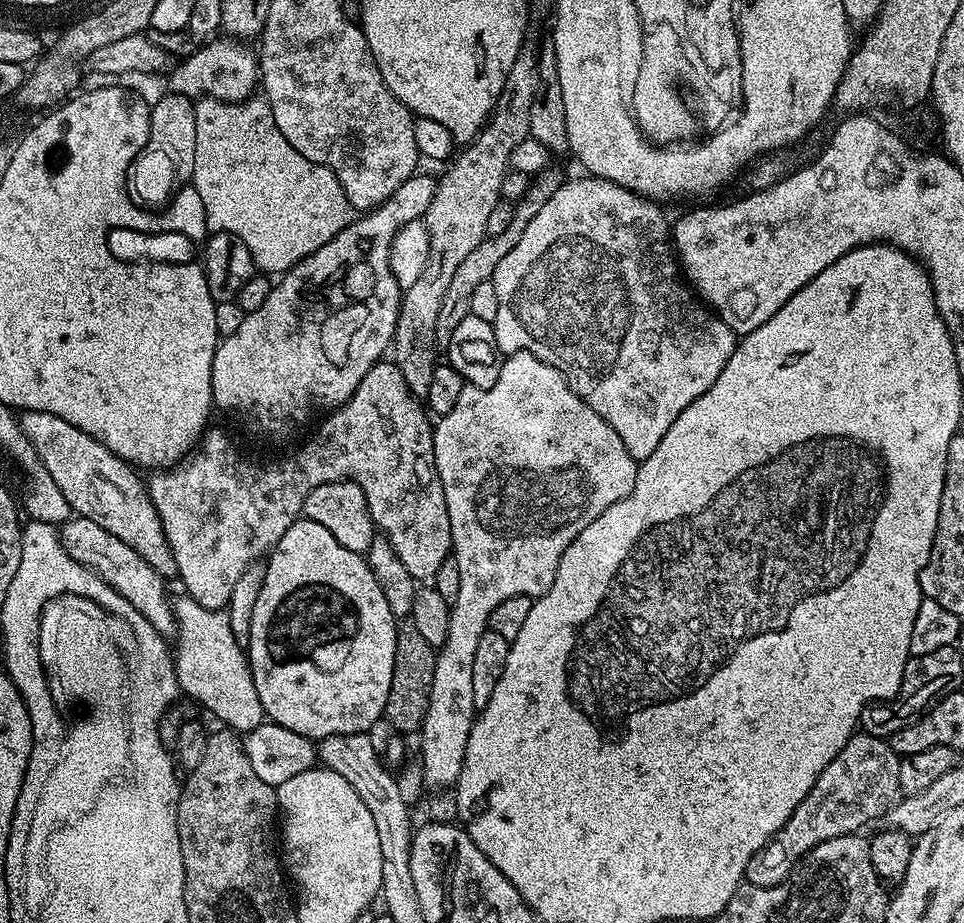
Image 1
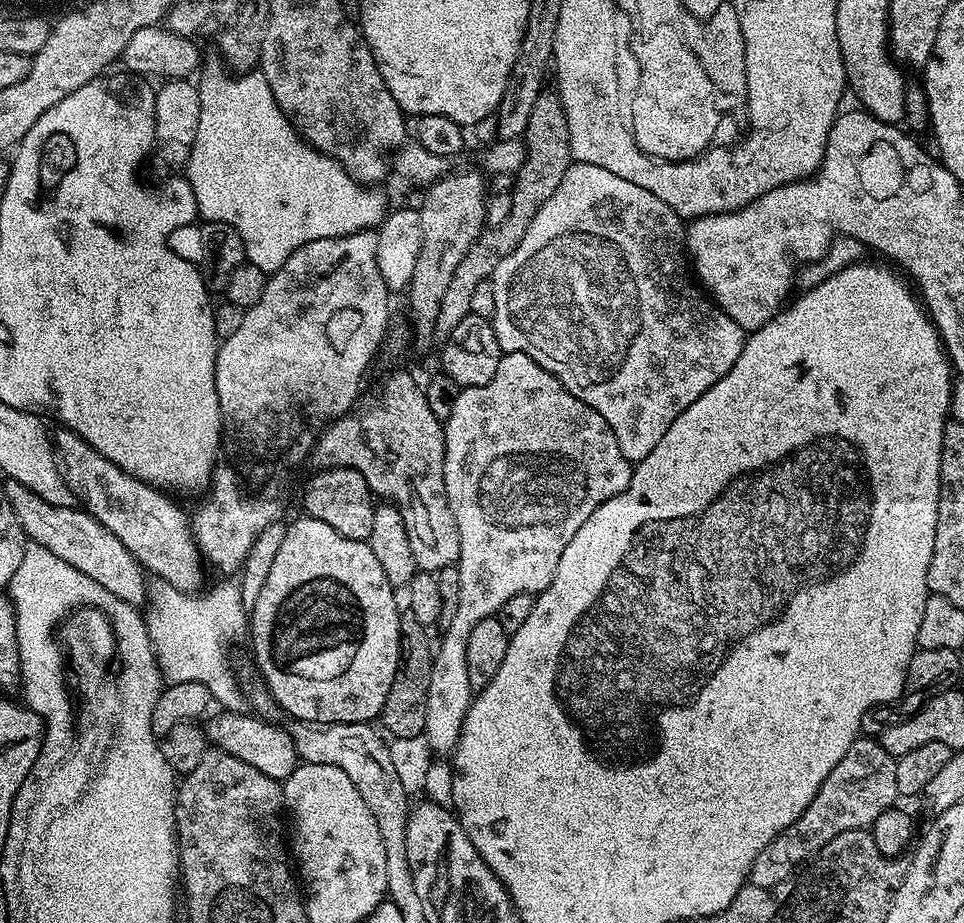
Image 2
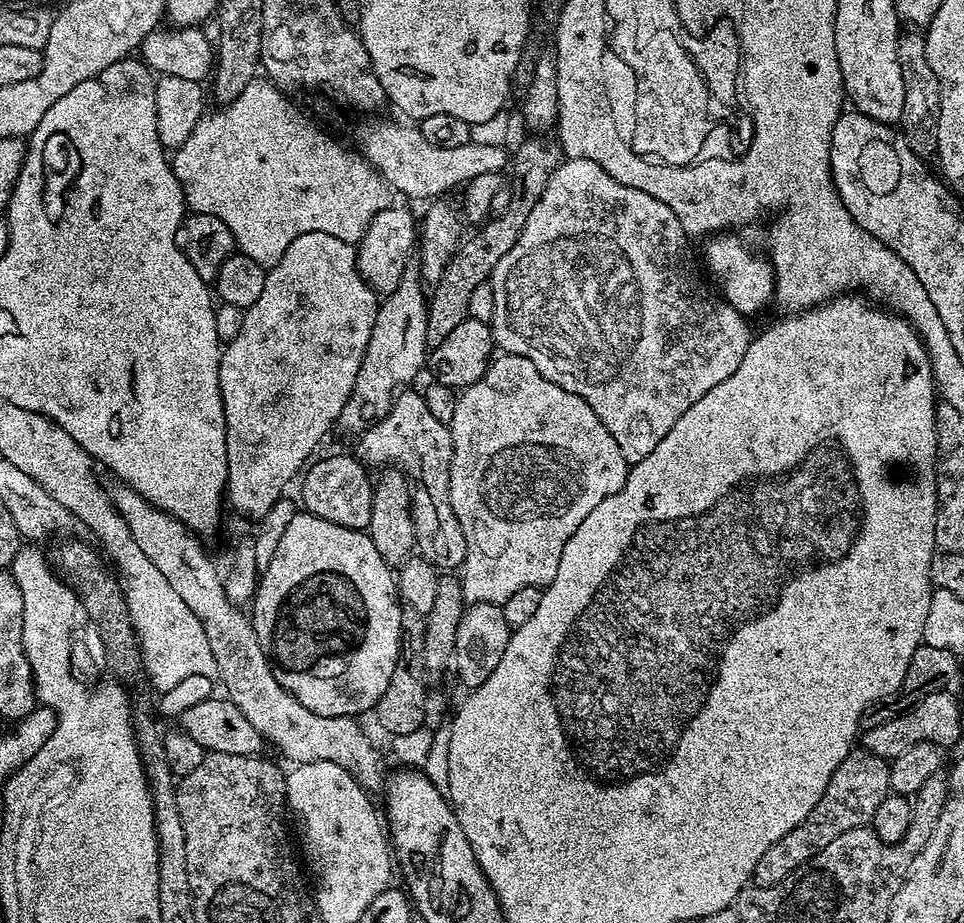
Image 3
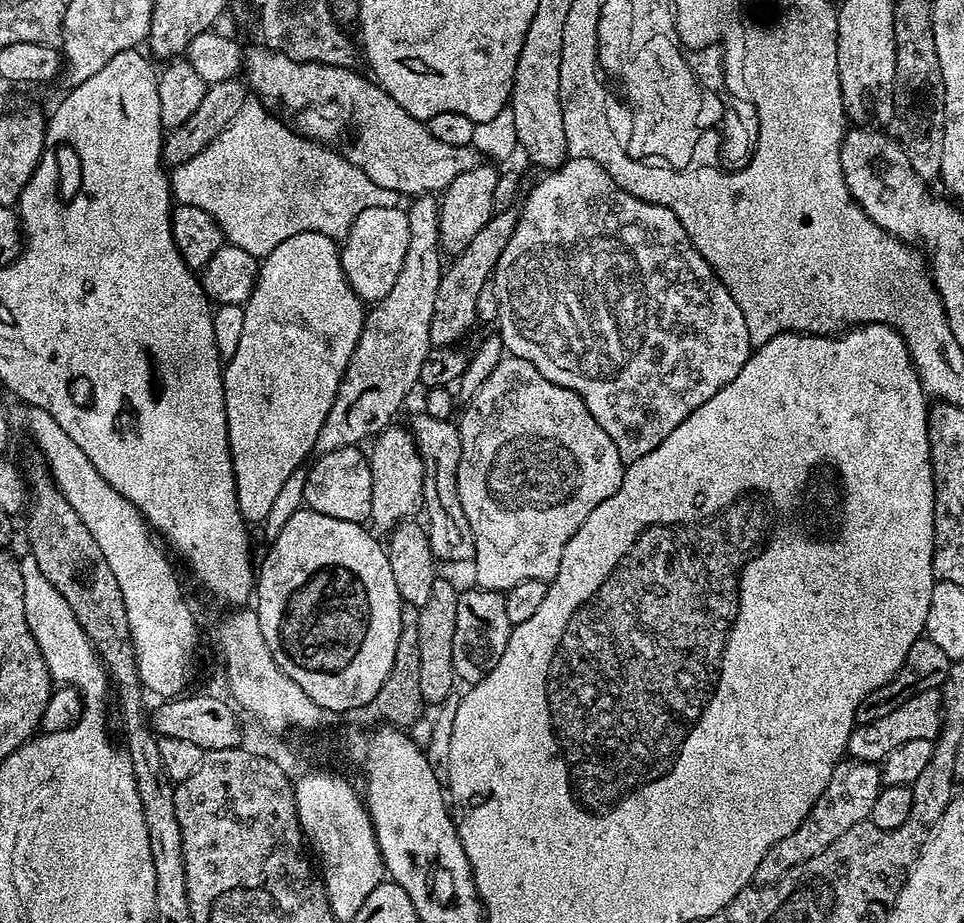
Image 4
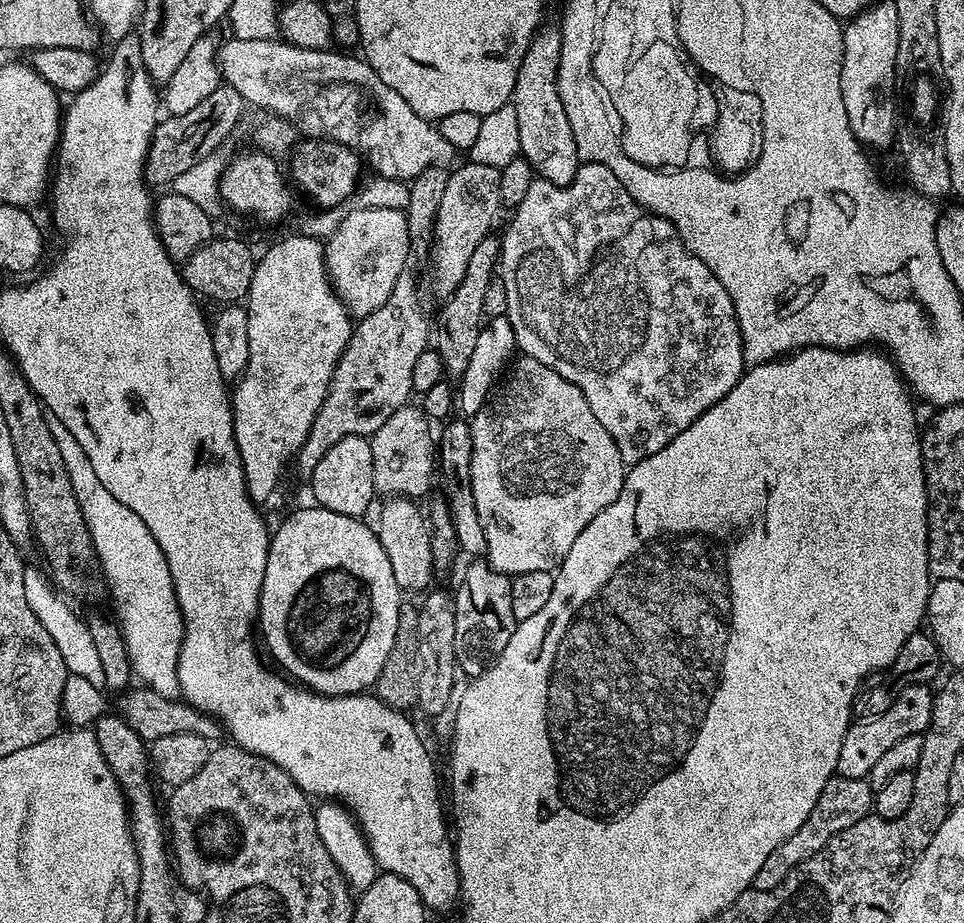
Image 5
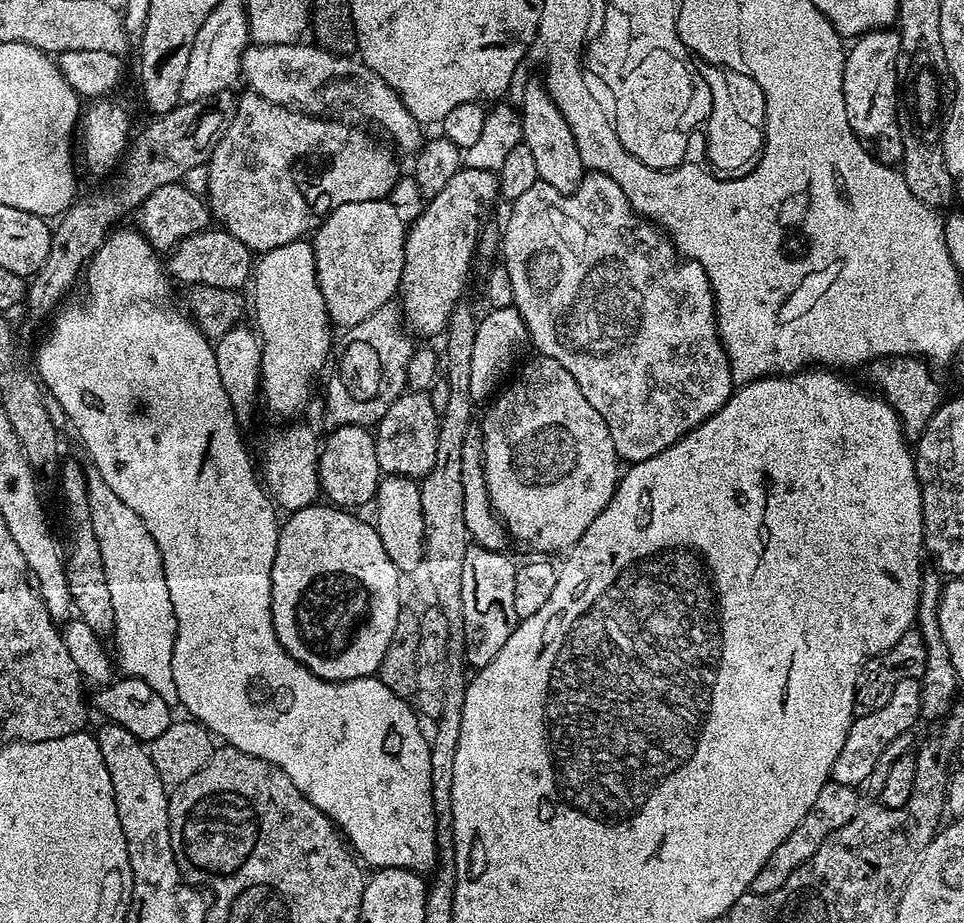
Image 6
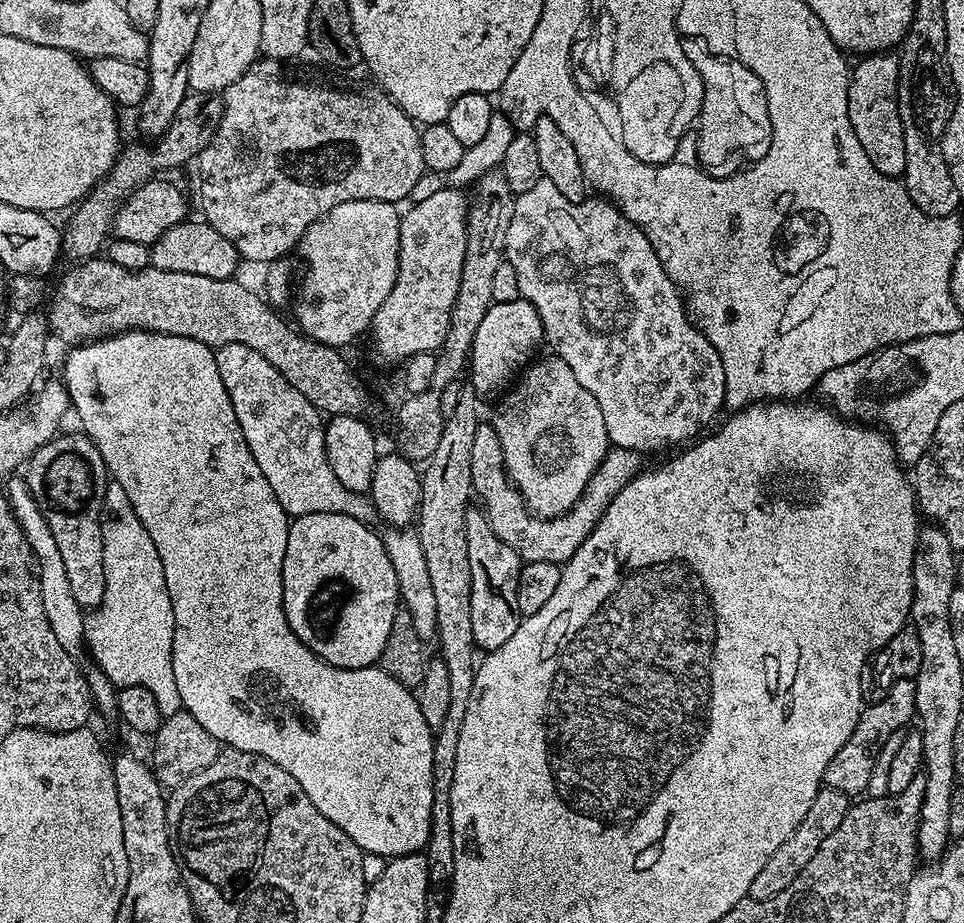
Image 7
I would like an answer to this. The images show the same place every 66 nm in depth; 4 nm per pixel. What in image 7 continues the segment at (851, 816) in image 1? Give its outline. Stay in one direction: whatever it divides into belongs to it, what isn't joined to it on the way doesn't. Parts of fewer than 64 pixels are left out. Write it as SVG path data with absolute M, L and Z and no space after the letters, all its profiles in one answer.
M821 787L814 802L810 802L806 816L802 818L802 822L798 822L798 830L794 830L794 834L790 834L790 838L786 838L786 842L782 842L782 846L778 846L778 850L774 850L770 858L766 858L766 866L762 866L762 870L758 870L758 875L754 877L754 882L750 882L748 896L753 900L765 900L774 898L774 894L782 894L782 890L786 890L786 886L790 886L790 882L794 882L794 878L802 874L802 866L806 866L806 862L810 862L810 858L818 854L818 846L822 846L822 842L826 842L826 838L830 838L830 834L838 830L849 807L849 797L833 788Z

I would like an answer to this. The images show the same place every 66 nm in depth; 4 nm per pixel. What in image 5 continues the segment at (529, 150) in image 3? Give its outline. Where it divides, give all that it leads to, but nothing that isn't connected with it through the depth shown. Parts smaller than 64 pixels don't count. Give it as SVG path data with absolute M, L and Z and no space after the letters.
M490 234L478 242L470 262L466 266L466 274L462 274L462 282L450 295L443 297L440 313L434 316L434 350L442 358L445 377L449 381L459 382L462 374L470 366L470 358L474 354L474 345L478 343L480 329L486 323L484 303L486 302L486 286L497 275L500 259L501 237Z

